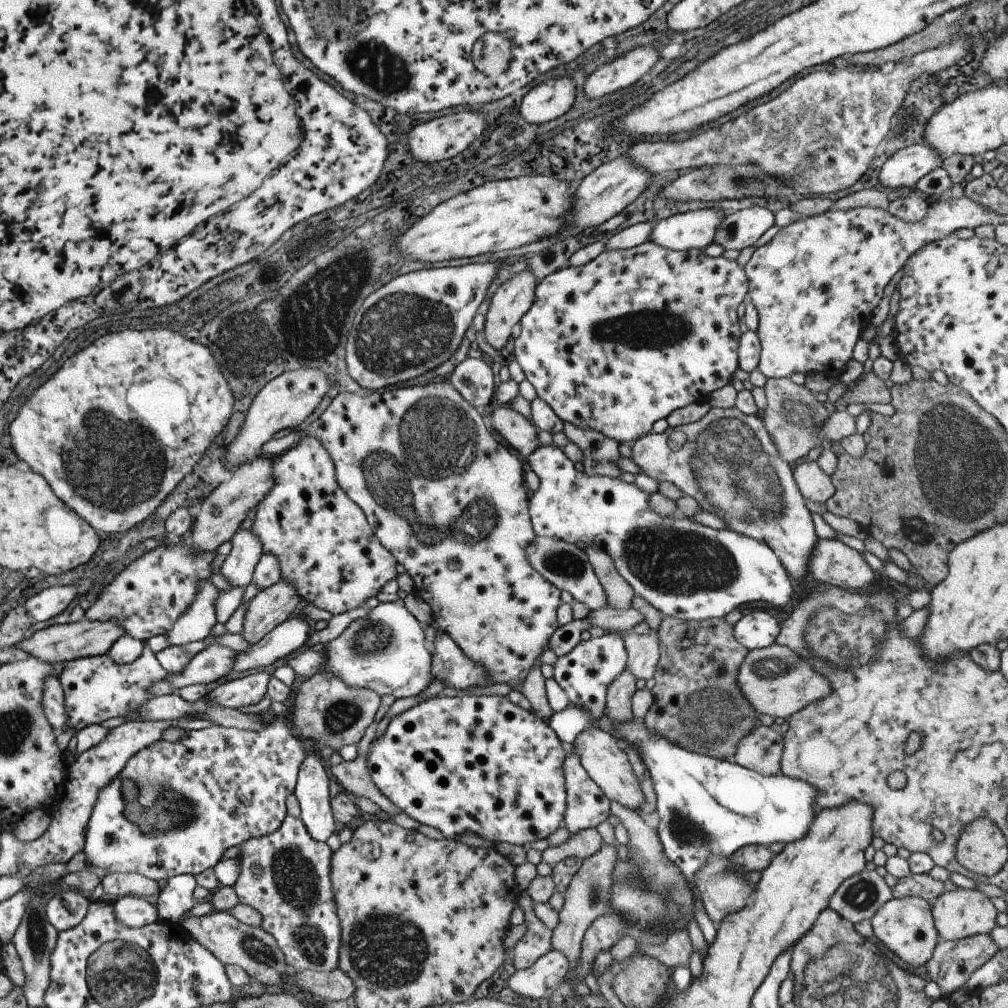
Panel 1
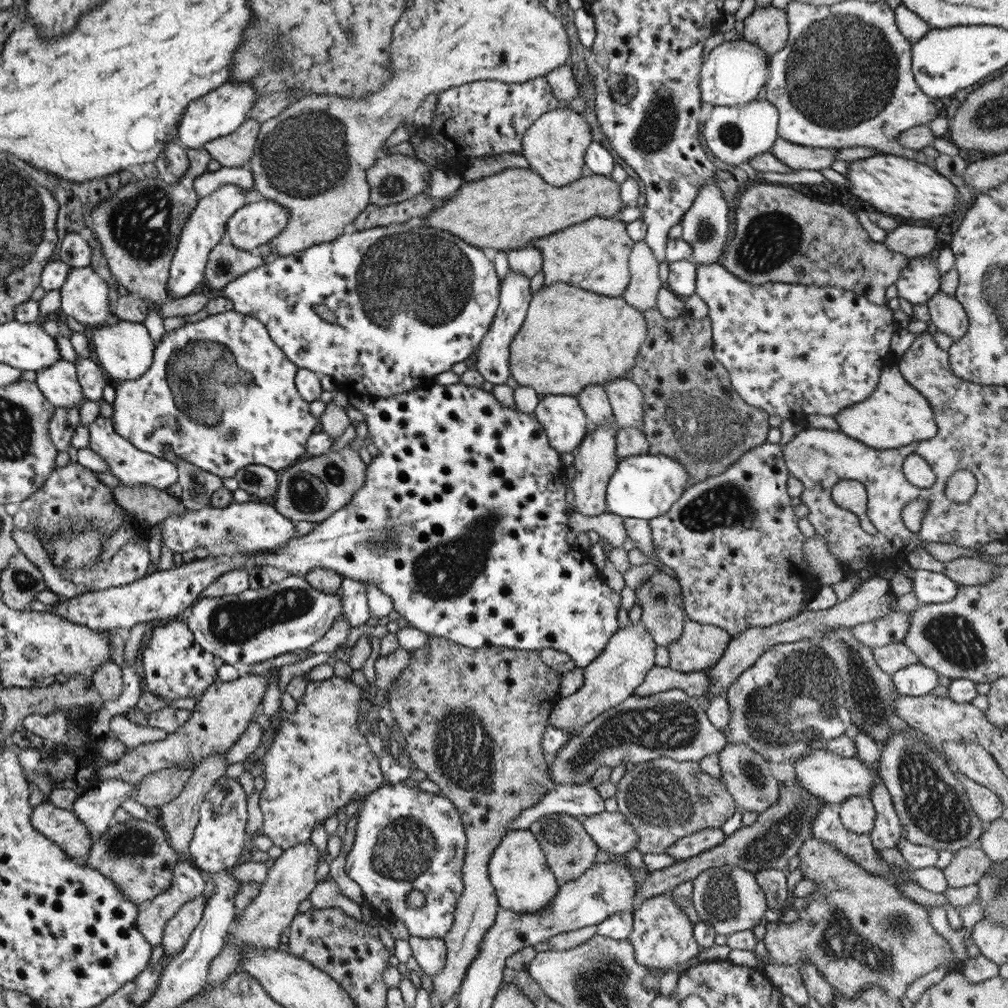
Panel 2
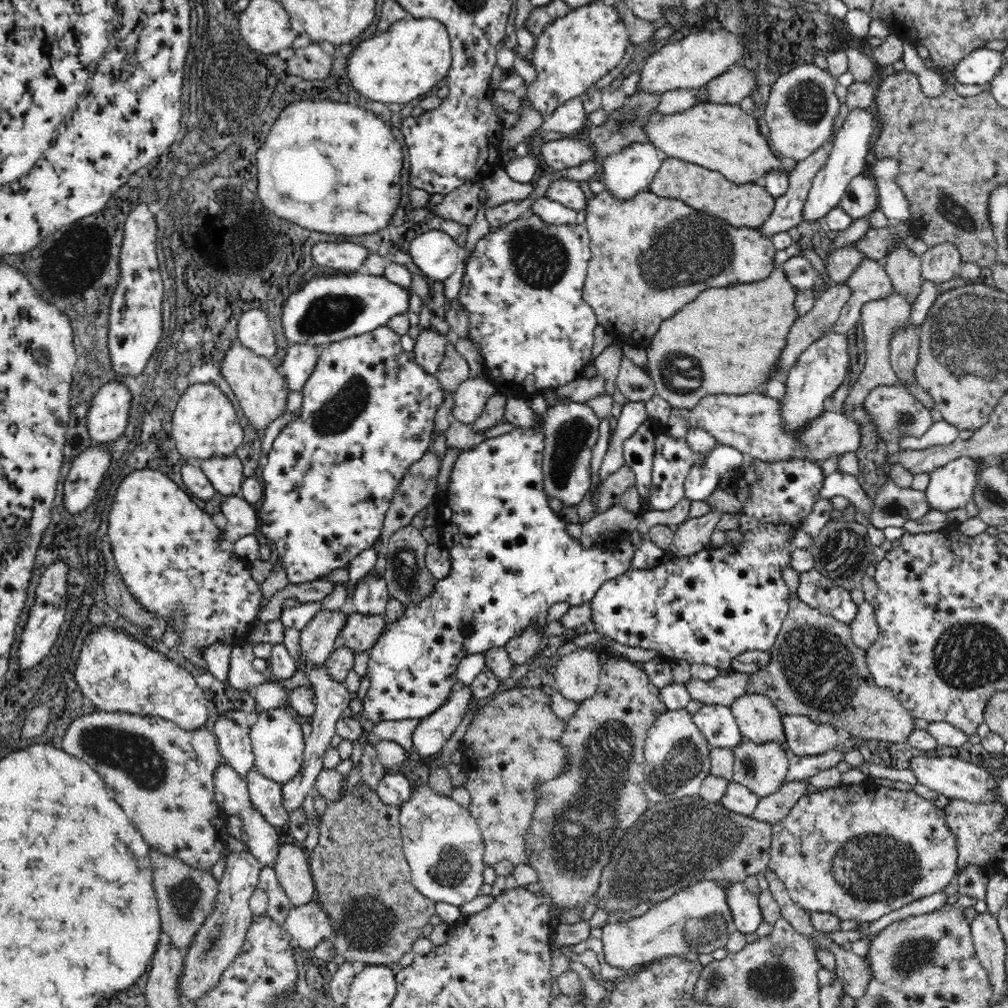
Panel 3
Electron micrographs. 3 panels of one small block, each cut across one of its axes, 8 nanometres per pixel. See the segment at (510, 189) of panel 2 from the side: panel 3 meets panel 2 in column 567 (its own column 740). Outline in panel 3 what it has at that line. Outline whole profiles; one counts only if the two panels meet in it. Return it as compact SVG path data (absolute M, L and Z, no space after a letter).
M664 158L656 178L652 180L650 188L652 194L658 198L672 198L680 200L696 212L704 212L710 216L720 216L722 220L730 222L734 228L760 228L770 214L774 212L776 198L768 194L766 188L756 184L736 184L726 180L720 172L682 162L678 158Z

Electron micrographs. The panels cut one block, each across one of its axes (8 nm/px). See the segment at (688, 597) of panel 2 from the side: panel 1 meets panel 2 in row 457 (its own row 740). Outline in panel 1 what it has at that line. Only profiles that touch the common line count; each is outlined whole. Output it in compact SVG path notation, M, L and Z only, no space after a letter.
M757 726L747 734L735 752L735 764L753 770L761 776L779 776L779 758L783 750L783 736L771 728Z

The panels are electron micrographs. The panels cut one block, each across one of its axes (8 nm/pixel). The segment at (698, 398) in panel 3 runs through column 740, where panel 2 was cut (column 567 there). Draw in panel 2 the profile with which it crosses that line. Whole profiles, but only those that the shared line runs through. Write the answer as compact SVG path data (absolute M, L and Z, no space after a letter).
M555 282L543 286L531 294L531 302L519 332L515 332L509 344L509 372L519 386L531 386L535 394L543 396L577 396L589 384L607 384L611 380L623 378L635 364L639 346L647 334L647 324L643 314L629 306L623 298L609 298L601 294L591 294L587 290Z

